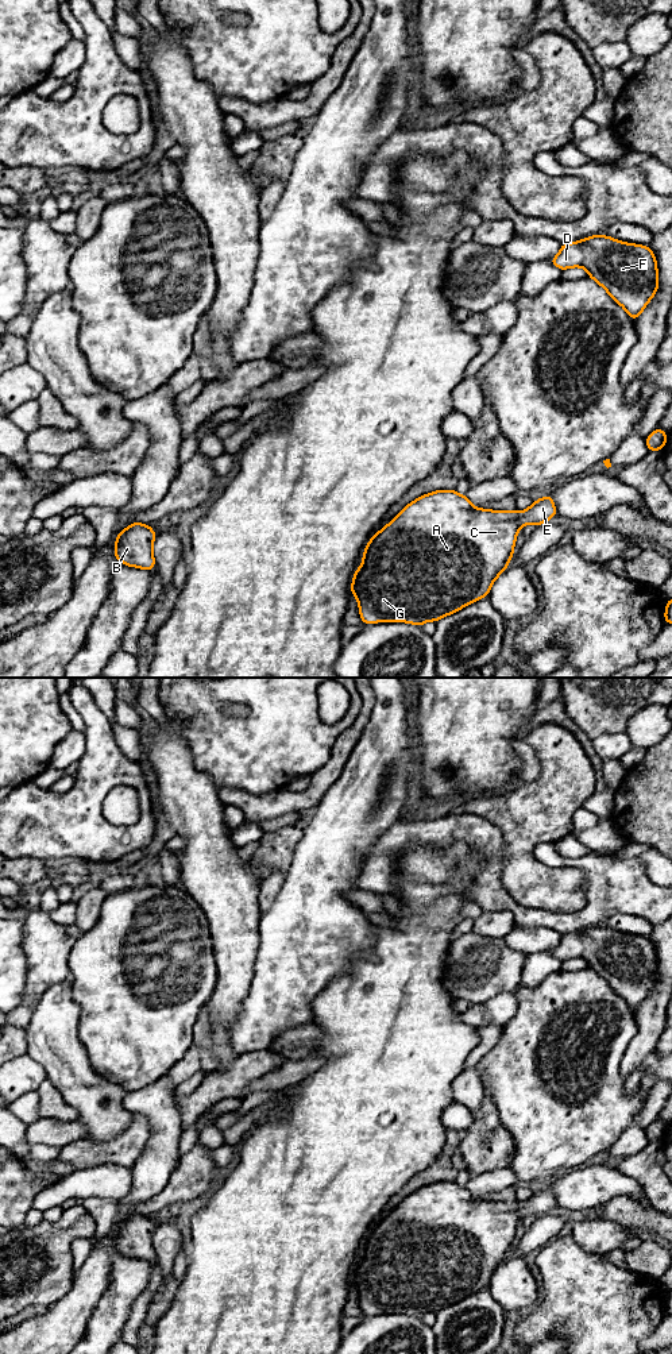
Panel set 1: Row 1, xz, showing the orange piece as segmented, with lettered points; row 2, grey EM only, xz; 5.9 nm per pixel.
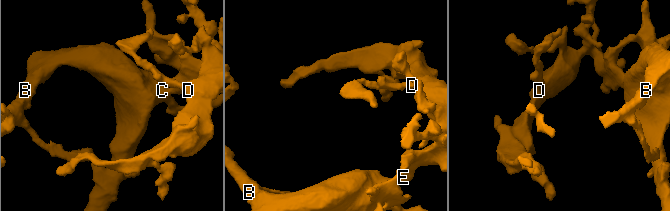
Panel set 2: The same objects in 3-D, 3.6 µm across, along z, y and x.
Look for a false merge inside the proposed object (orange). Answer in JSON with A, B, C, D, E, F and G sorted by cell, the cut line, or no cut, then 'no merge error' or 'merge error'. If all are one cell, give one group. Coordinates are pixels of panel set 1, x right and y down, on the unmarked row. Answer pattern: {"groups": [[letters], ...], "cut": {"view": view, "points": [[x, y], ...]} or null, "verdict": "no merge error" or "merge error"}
{"groups": [["A", "B", "C", "D", "E", "F", "G"]], "cut": null, "verdict": "no merge error"}

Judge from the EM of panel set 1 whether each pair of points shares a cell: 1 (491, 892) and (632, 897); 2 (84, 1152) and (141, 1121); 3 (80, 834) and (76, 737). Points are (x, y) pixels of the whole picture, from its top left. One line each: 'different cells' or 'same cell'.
1: same cell
2: same cell
3: different cells

